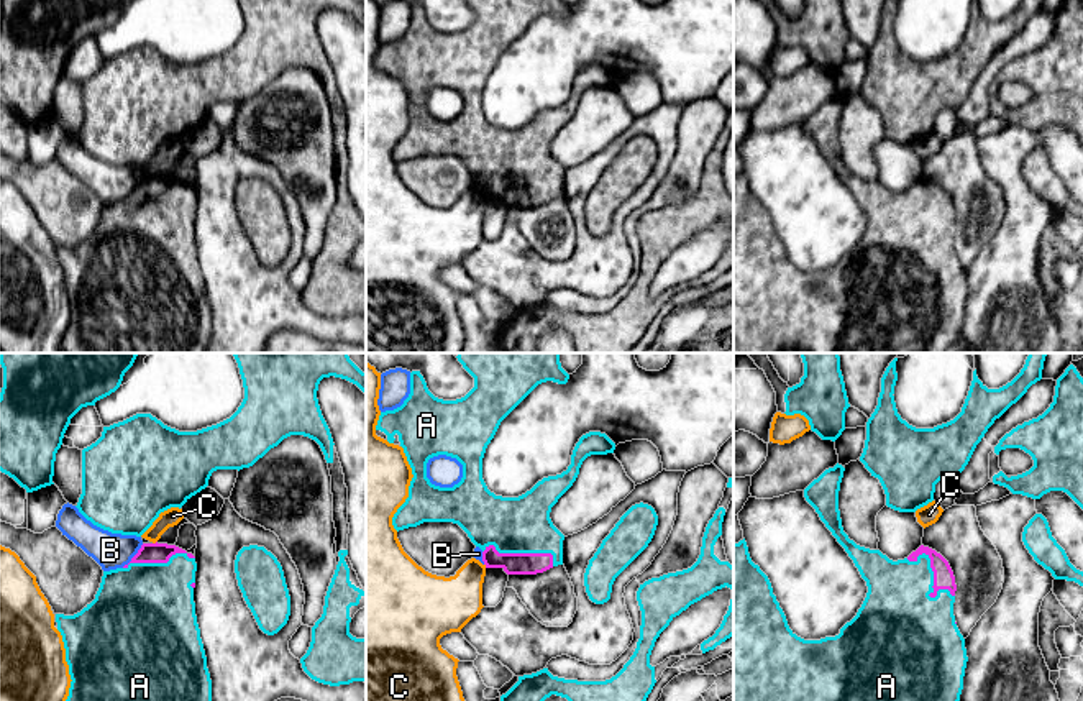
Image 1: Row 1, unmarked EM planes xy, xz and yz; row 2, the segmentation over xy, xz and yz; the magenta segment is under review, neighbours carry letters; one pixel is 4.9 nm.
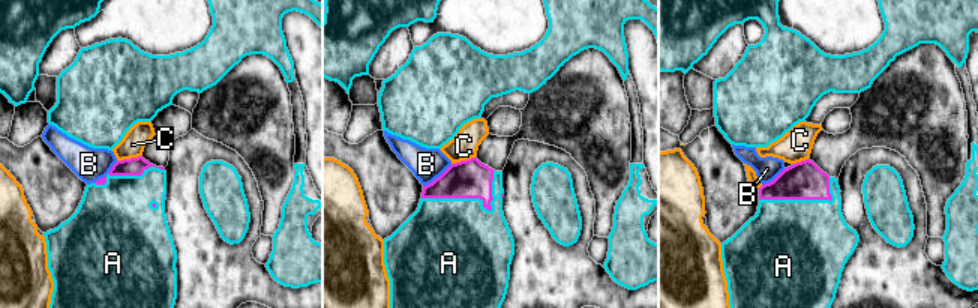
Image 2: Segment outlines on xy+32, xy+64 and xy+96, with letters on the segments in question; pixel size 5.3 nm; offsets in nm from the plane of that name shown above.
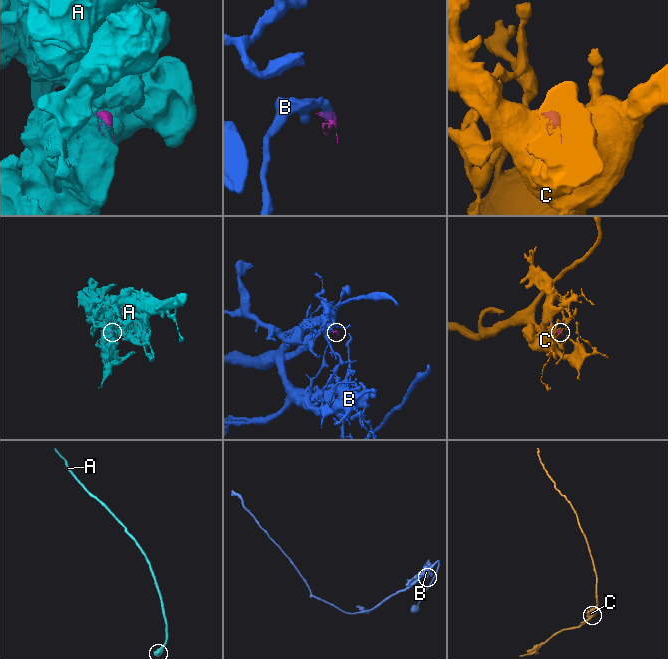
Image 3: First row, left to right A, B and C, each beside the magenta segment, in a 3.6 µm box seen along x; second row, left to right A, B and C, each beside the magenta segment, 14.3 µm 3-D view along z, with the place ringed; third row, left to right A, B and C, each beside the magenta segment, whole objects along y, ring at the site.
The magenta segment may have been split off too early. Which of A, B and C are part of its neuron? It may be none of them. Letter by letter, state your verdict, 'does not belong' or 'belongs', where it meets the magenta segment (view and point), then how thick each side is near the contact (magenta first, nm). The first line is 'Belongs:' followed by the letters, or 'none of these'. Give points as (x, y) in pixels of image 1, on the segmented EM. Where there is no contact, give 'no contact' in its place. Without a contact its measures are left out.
Belongs: A
A: belongs; contact yz (934, 573); calibres 100 and 340 nm
B: does not belong; contact xy (133, 557); calibres 100 and 180 nm
C: does not belong; contact xy (156, 542); calibres 100 and 90 nm

